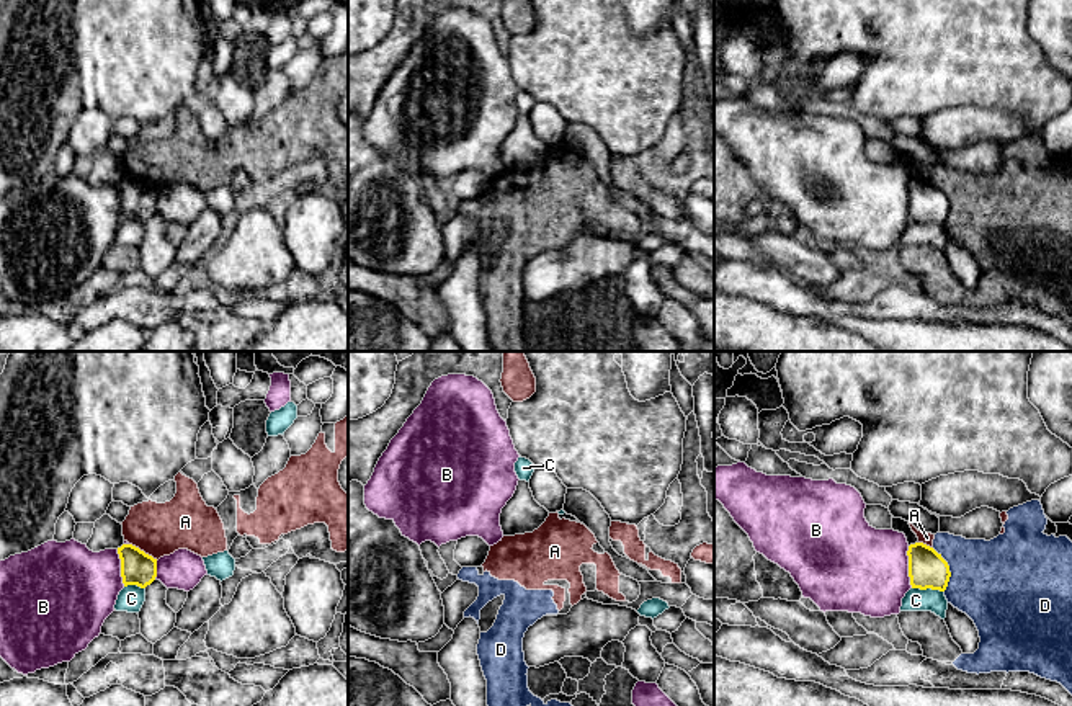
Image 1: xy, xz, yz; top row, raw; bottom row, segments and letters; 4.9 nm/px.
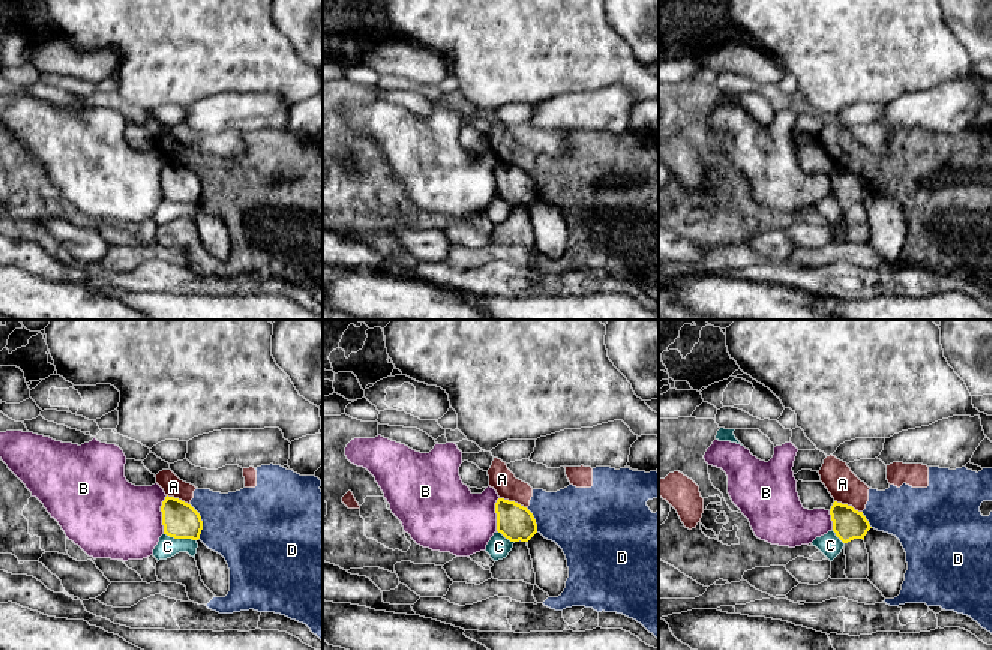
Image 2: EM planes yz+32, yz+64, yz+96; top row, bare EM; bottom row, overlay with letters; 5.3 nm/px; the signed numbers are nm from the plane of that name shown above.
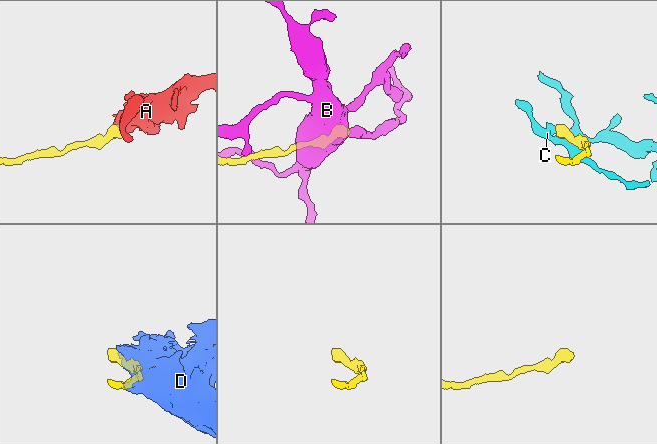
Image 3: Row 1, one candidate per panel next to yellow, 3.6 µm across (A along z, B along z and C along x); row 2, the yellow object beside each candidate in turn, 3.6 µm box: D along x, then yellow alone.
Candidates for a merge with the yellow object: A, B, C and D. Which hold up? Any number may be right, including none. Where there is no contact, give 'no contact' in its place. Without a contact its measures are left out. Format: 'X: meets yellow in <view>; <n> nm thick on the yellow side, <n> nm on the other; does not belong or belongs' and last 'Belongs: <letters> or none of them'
A: meets yellow in xy; 160 nm thick on the yellow side, 260 nm on the other; does not belong
B: meets yellow in yz; 190 nm thick on the yellow side, 440 nm on the other; does not belong
C: meets yellow in yz; 190 nm thick on the yellow side, 110 nm on the other; does not belong
D: meets yellow in yz; 190 nm thick on the yellow side, 420 nm on the other; does not belong
Belongs: none of them

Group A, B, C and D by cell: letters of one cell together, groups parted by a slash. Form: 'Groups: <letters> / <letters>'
Groups: A D / B / C

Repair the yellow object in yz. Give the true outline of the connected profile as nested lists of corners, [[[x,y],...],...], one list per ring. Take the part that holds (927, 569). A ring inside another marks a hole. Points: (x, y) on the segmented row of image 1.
[[[915,543],[909,546],[907,556],[912,588],[946,590],[951,572],[941,554],[923,543]]]

